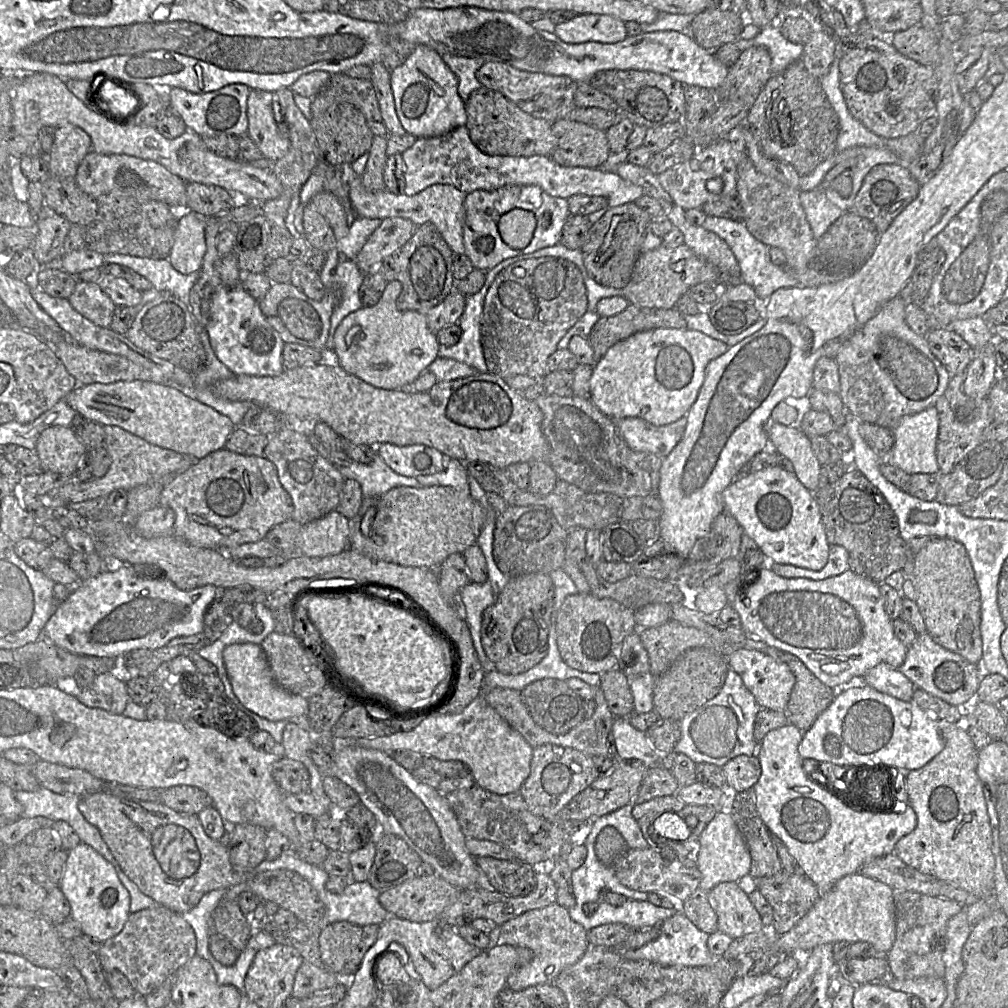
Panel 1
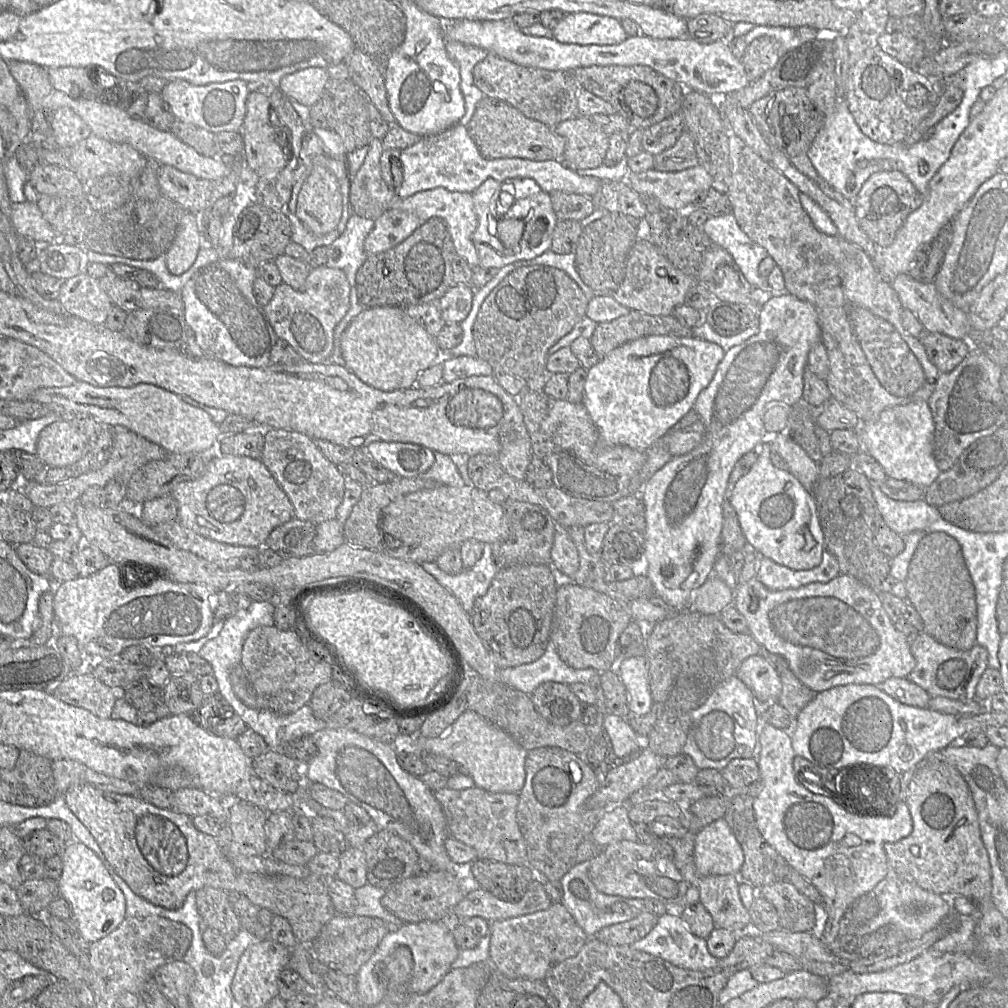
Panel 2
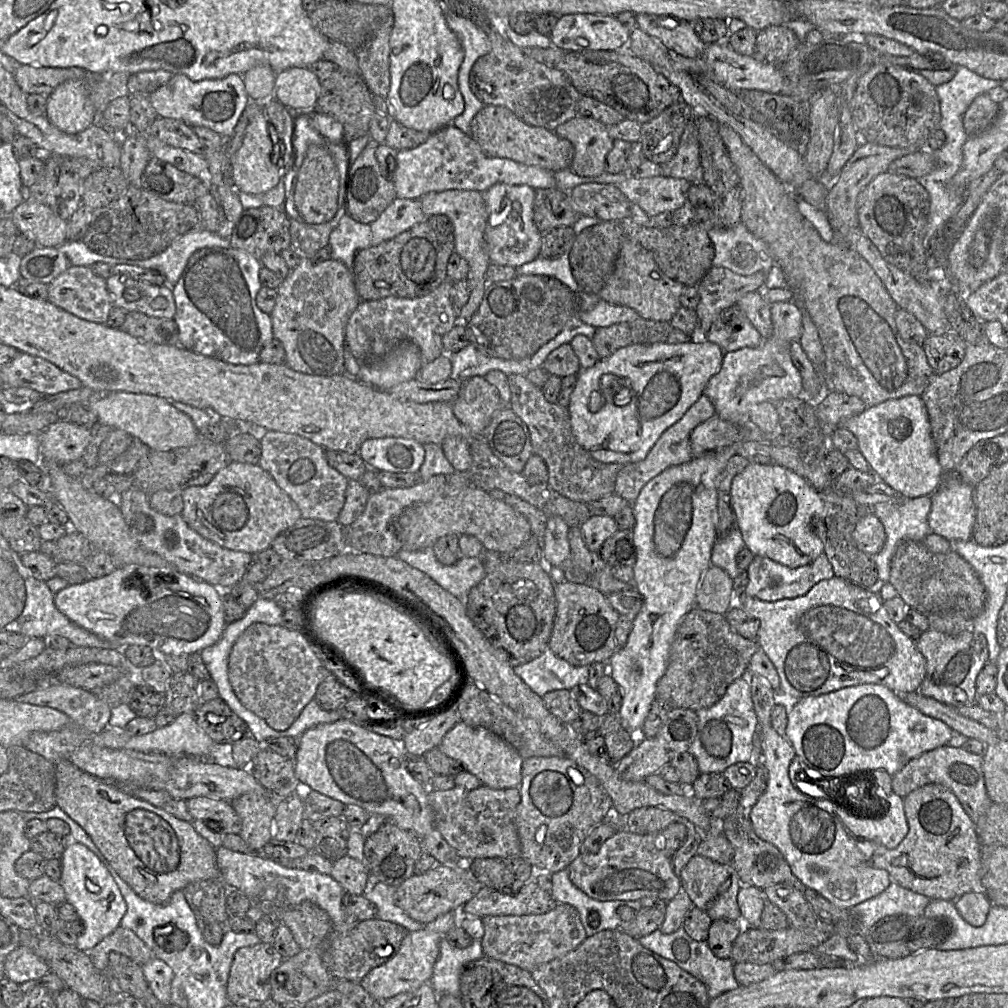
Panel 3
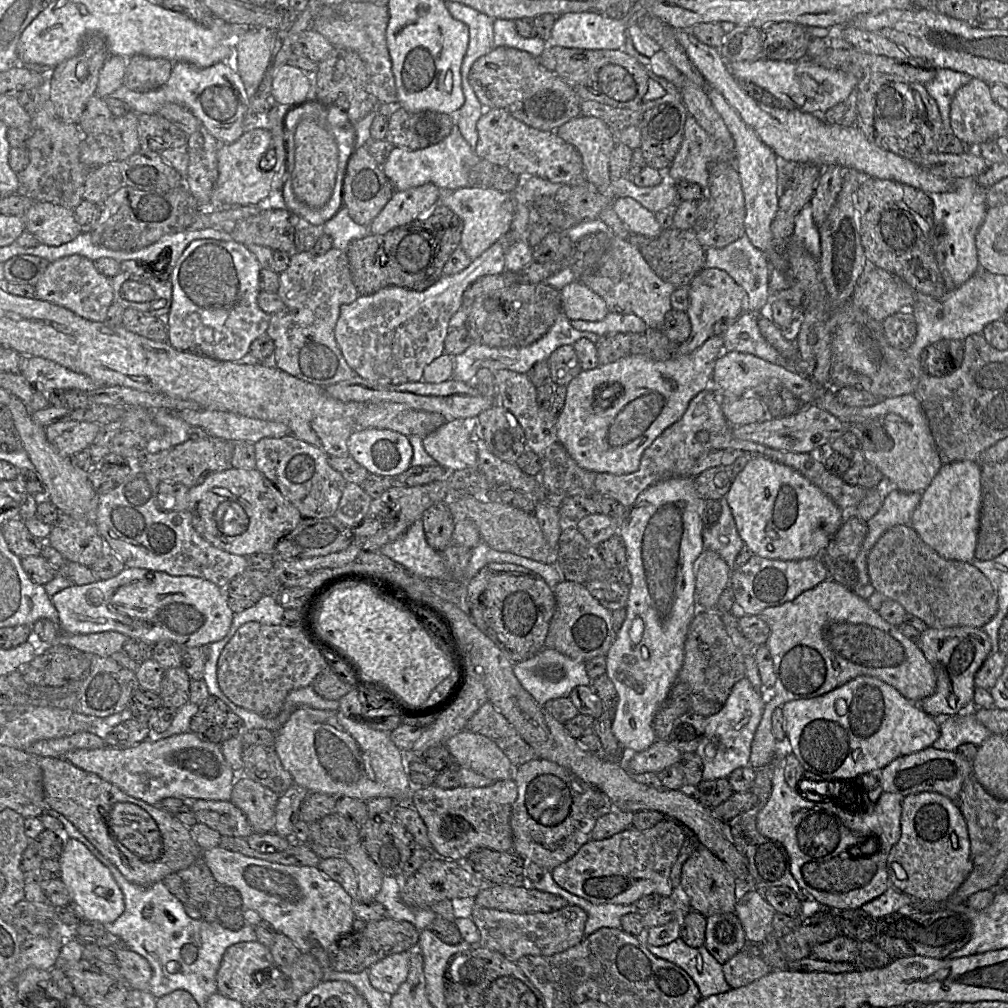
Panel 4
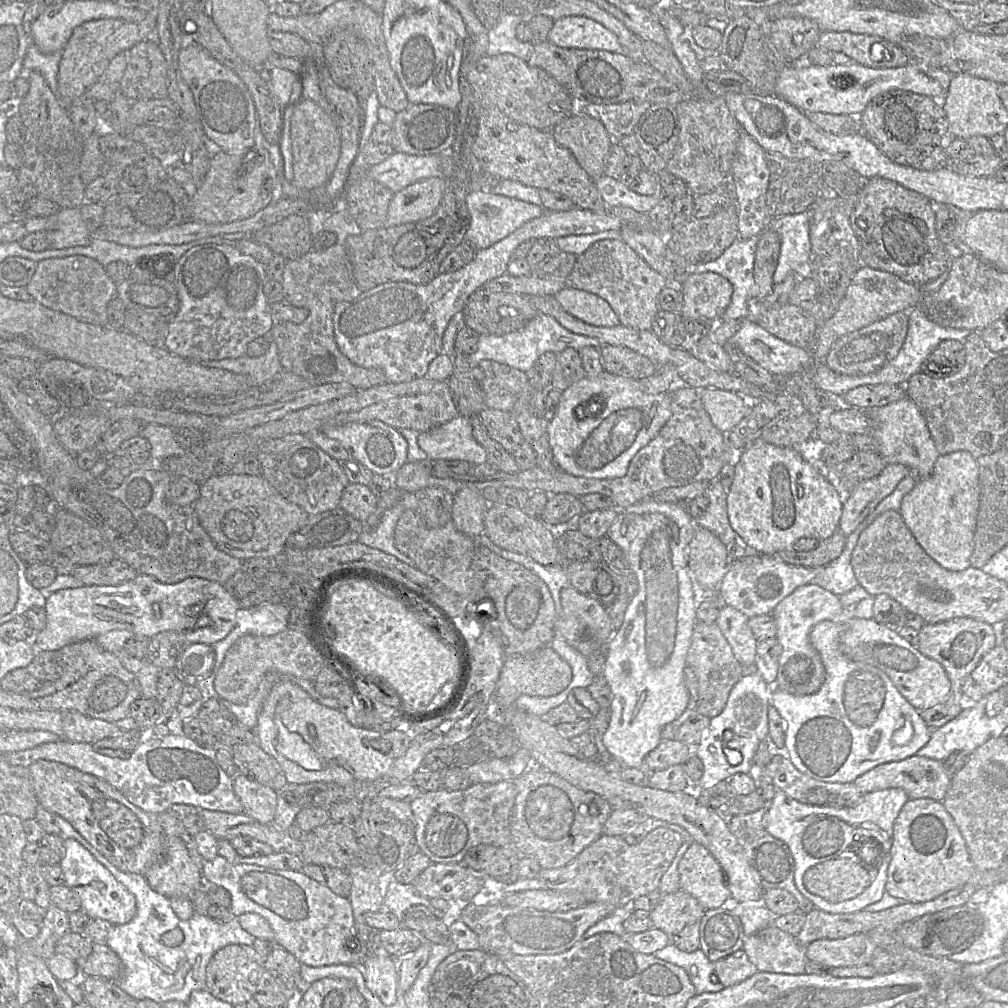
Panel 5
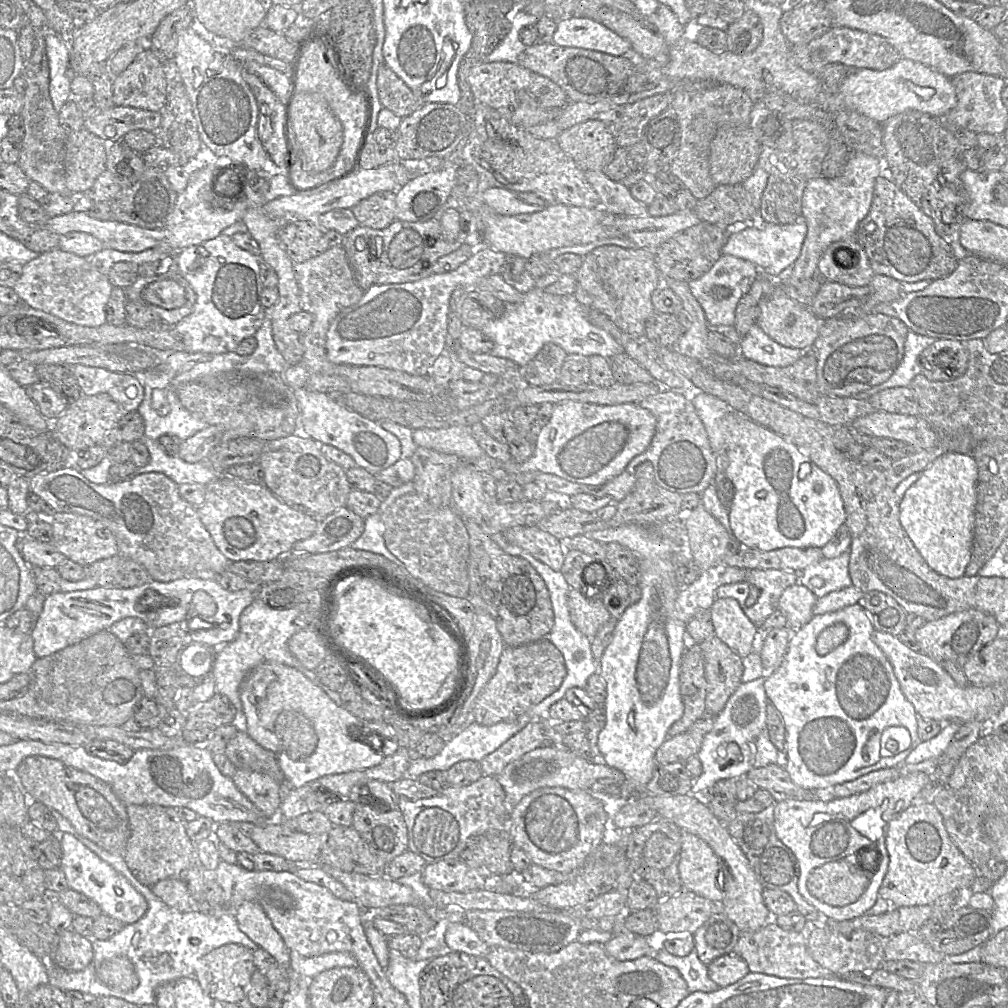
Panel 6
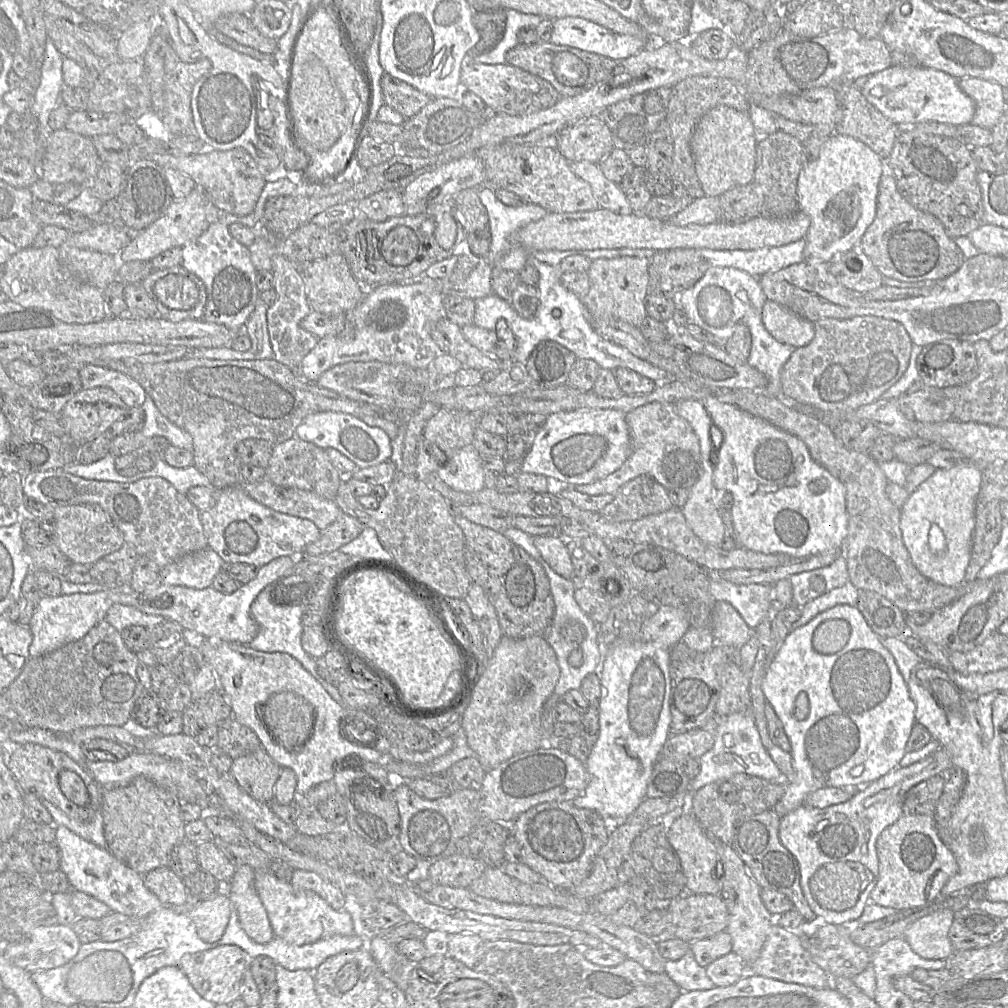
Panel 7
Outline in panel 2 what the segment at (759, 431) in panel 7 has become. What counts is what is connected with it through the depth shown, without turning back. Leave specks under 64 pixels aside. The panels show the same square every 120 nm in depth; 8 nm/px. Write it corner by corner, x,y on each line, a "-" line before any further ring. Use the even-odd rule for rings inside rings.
767,439
764,443
762,443
758,448
758,458
750,470
740,477
735,483
730,496
728,497
728,501
733,506
737,518
741,527
741,530
747,540
747,543
761,556
766,557
773,560
775,563
779,565
786,566
793,570
810,570
820,565
822,561
822,553
825,550
825,540
824,534
821,528
820,520
817,514
817,506
812,495
812,492
805,489
803,485
787,470
781,470
776,468
771,460
770,460
770,452
771,446
769,443
769,439

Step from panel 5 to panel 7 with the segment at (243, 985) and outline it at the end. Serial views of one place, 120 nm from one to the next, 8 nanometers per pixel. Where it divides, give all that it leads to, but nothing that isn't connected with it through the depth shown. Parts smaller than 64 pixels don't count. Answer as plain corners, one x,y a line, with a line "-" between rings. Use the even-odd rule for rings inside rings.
221,945
213,949
186,954
179,963
195,991
214,1004
230,1005
240,999
244,976
251,964
248,954
237,945

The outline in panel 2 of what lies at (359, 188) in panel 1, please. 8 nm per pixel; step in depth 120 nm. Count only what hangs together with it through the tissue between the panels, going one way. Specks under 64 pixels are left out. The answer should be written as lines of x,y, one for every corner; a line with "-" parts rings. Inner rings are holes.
443,187
420,191
407,198
394,196
389,209
399,209
415,215
420,225
430,218
442,219
449,230
456,254
464,258
472,269
479,267
477,250
473,243
473,234
478,225
474,211
472,193
452,192

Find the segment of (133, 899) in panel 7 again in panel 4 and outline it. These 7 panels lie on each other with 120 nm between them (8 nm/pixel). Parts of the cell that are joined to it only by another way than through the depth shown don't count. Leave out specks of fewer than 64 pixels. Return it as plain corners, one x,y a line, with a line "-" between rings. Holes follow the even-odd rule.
67,839
58,859
61,881
70,892
73,904
82,912
84,919
98,921
105,926
115,922
124,912
124,896
109,870
104,867
79,841

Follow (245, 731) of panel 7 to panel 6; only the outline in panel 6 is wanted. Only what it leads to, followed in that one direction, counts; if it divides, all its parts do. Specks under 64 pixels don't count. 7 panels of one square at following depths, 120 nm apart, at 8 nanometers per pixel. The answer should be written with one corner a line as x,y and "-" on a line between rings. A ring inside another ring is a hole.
239,730
228,742
224,753
237,769
262,773
279,783
285,781
276,756
255,742
244,730

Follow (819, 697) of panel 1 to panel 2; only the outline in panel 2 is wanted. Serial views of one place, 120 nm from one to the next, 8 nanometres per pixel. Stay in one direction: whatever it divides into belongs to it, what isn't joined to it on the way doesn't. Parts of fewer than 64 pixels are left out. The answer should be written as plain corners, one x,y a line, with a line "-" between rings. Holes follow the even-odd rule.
766,649
760,653
777,670
781,682
782,693
778,702
796,719
800,712
816,697
814,691
805,686
790,670
787,661

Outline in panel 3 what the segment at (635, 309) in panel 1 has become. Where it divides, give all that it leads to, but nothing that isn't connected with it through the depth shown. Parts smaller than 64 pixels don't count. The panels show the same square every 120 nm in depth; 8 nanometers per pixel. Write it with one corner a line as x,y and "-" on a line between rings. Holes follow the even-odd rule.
640,316
629,322
597,328
591,339
600,360
617,350
635,344
683,344
693,338
674,328
669,322
647,320

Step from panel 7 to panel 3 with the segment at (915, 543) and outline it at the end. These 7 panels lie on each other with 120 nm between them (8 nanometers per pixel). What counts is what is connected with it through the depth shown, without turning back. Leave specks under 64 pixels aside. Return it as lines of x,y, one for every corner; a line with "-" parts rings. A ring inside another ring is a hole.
956,473
945,474
931,495
928,515
931,531
951,542
970,540
976,519
973,493
974,487
963,482

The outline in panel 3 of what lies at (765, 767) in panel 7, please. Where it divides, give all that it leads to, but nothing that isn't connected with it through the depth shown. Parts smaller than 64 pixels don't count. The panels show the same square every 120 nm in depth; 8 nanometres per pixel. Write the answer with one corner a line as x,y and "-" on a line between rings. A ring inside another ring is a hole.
749,673
731,683
716,704
696,713
698,730
689,752
697,760
700,774
723,773
736,763
754,761
758,719
751,697

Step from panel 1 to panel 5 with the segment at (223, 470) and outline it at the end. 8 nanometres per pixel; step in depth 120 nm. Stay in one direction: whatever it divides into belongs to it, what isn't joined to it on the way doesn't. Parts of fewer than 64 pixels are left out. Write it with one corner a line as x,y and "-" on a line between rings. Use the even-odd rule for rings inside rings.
232,472
209,478
199,485
199,497
193,504
202,528
214,545
227,555
245,561
251,558
274,559
286,547
288,537
304,527
309,514
286,500
262,475

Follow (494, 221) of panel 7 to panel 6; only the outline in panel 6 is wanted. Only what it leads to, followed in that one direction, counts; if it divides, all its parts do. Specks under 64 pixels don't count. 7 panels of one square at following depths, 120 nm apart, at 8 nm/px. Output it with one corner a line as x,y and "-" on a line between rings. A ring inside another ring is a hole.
489,188
482,194
483,202
495,212
505,216
531,214
543,210
541,206
523,202
512,192
502,188

